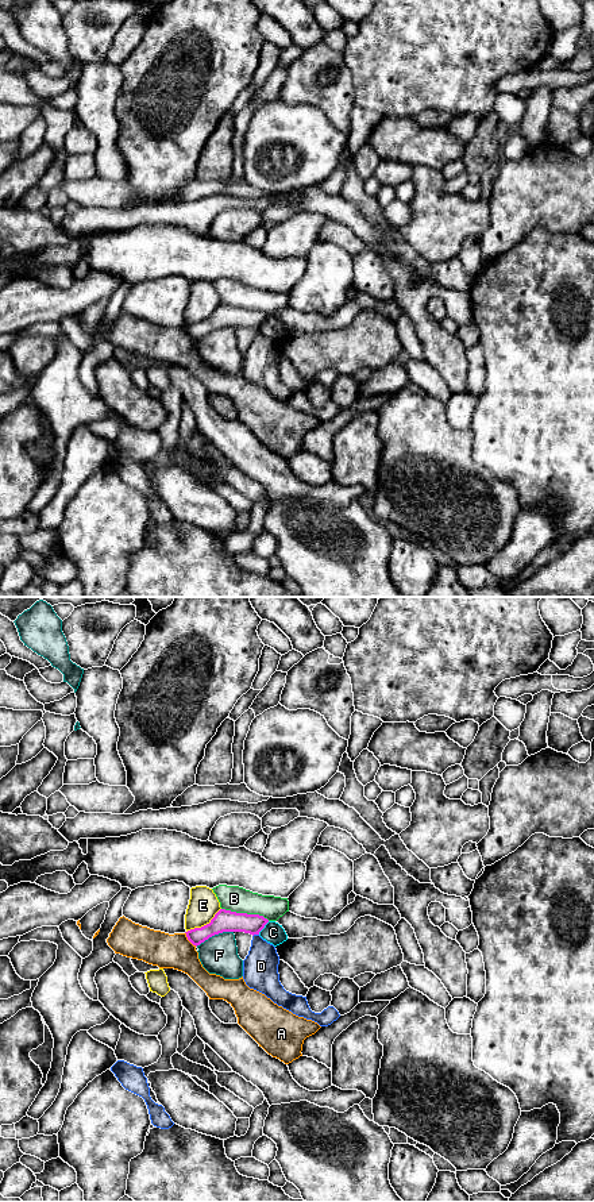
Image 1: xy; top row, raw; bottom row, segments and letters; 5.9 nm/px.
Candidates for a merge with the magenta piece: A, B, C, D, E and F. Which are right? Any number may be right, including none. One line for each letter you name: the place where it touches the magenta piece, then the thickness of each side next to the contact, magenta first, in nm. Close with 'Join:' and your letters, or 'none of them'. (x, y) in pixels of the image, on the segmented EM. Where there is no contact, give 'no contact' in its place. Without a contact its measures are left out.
Join: none of them

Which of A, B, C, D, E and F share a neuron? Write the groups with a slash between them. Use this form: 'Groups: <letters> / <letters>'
Groups: A / B / C / D / E / F

